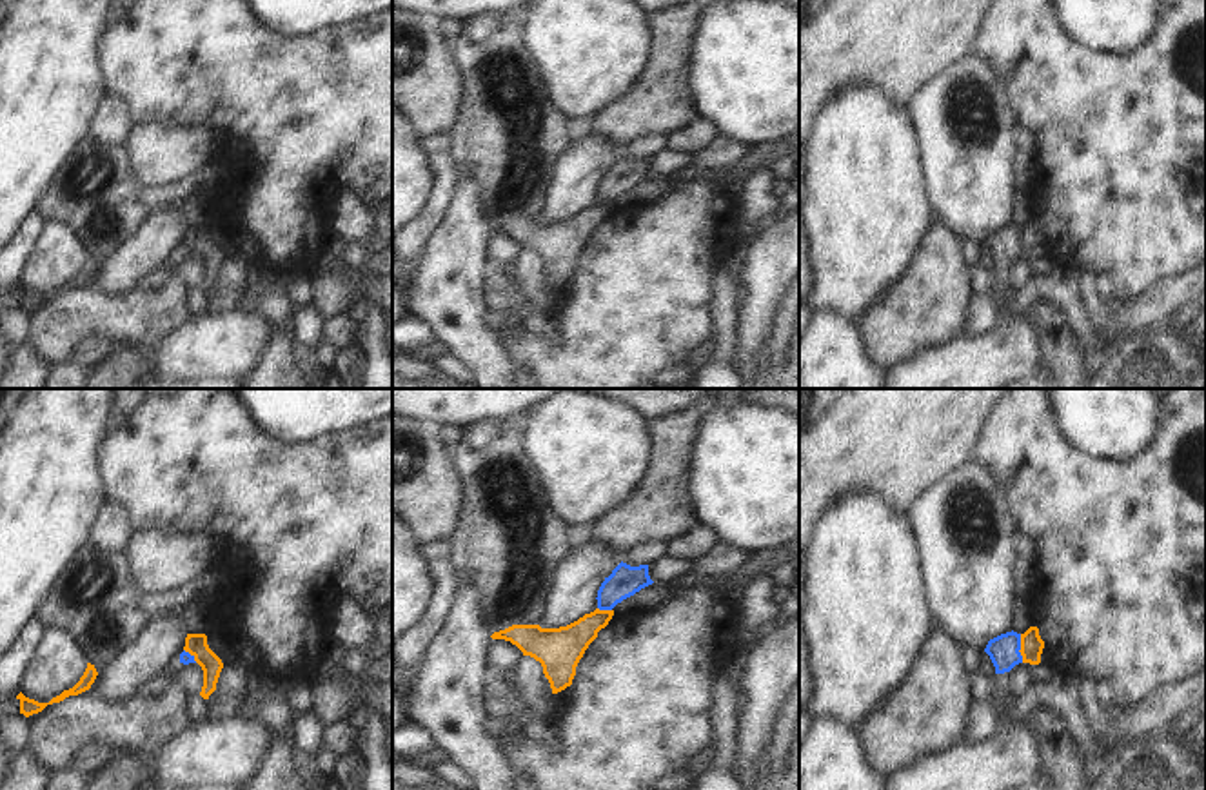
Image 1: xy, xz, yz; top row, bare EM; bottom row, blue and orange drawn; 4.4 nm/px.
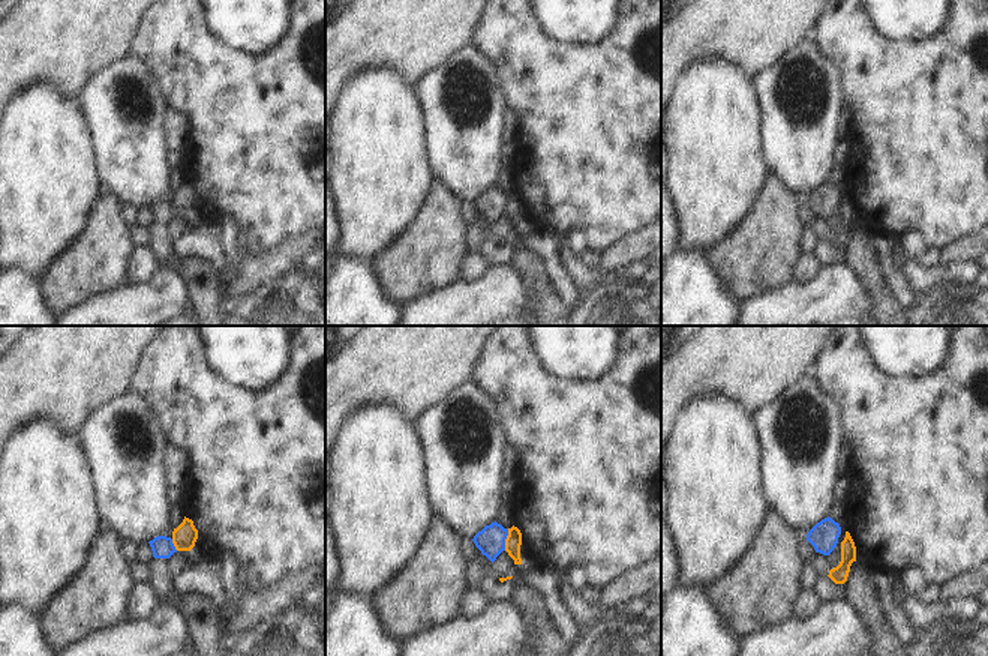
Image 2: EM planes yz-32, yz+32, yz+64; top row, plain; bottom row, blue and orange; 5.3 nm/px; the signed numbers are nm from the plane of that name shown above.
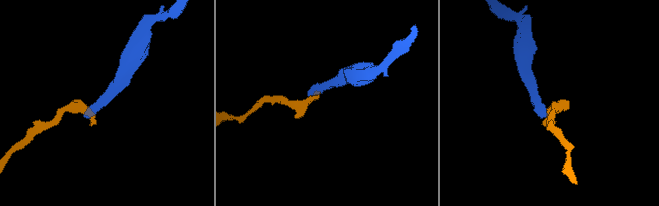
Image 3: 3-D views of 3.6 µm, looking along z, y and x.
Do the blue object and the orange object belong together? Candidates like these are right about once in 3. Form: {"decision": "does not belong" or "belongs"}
{"decision": "does not belong"}

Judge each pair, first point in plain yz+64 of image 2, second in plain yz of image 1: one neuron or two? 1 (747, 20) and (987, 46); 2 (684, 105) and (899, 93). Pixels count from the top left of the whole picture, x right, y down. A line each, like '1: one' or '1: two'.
1: two
2: two

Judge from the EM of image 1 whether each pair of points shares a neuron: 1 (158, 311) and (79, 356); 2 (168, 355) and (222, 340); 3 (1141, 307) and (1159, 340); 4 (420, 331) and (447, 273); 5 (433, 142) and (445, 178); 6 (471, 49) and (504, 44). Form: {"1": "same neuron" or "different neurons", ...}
{"1": "different neurons", "2": "same neuron", "3": "different neurons", "4": "different neurons", "5": "same neuron", "6": "same neuron"}

